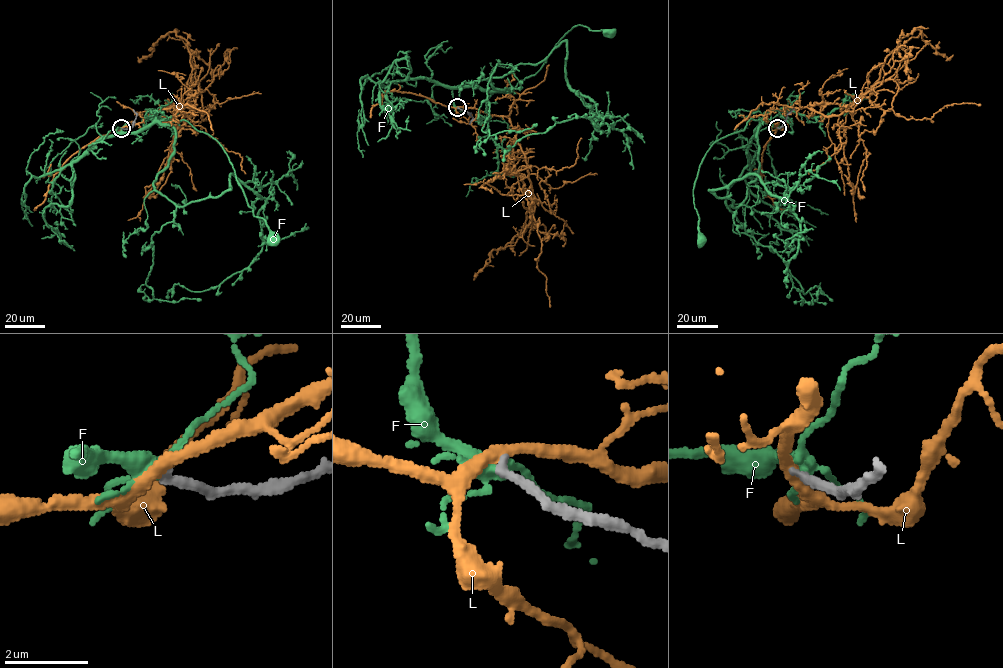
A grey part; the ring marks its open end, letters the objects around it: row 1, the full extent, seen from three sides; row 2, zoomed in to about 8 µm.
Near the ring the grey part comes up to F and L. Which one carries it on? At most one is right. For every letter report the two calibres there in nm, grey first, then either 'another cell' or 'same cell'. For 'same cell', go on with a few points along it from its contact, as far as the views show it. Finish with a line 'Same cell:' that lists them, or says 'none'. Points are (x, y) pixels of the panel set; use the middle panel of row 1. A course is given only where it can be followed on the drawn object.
F: calibres 240 and 280 nm; same cell; course (458, 107), (452, 89), (458, 86), (511, 92), (539, 70), (553, 47), (577, 25), (611, 33)
L: calibres 220 and 320 nm; another cell
Same cell: F

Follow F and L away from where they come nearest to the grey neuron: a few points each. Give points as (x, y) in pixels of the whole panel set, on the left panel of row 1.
F: (122, 128), (116, 132), (184, 119), (213, 138), (254, 215), (275, 238)
L: (122, 128), (160, 109), (180, 108), (191, 116), (197, 81), (203, 120), (201, 110), (214, 106)

